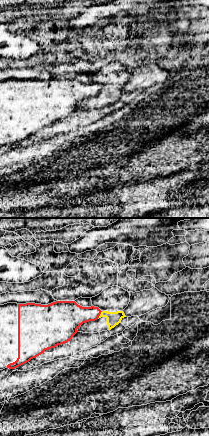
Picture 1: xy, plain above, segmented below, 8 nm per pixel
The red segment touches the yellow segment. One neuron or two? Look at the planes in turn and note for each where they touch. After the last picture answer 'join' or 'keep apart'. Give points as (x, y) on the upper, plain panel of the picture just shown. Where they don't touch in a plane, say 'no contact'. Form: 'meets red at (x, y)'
meets red at (99, 91)

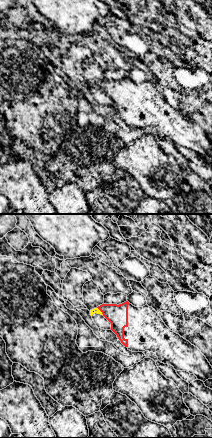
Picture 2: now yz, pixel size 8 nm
meets red at (100, 86)

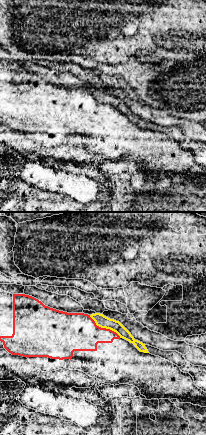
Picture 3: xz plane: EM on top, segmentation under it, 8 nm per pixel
meets red at (104, 104)

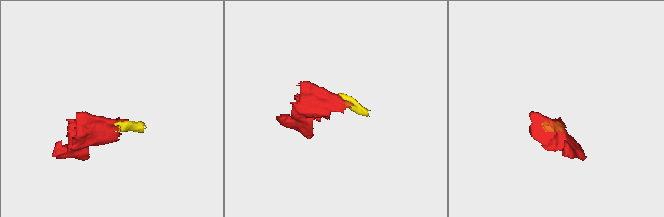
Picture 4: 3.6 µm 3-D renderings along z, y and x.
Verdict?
keep apart

